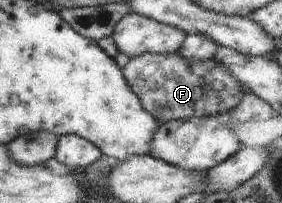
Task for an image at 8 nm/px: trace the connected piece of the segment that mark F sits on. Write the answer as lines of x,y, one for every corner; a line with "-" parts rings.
146,52
121,60
121,65
127,84
140,97
143,108
161,123
228,113
242,101
246,92
244,85
230,70
212,58
203,62
189,62
179,52

